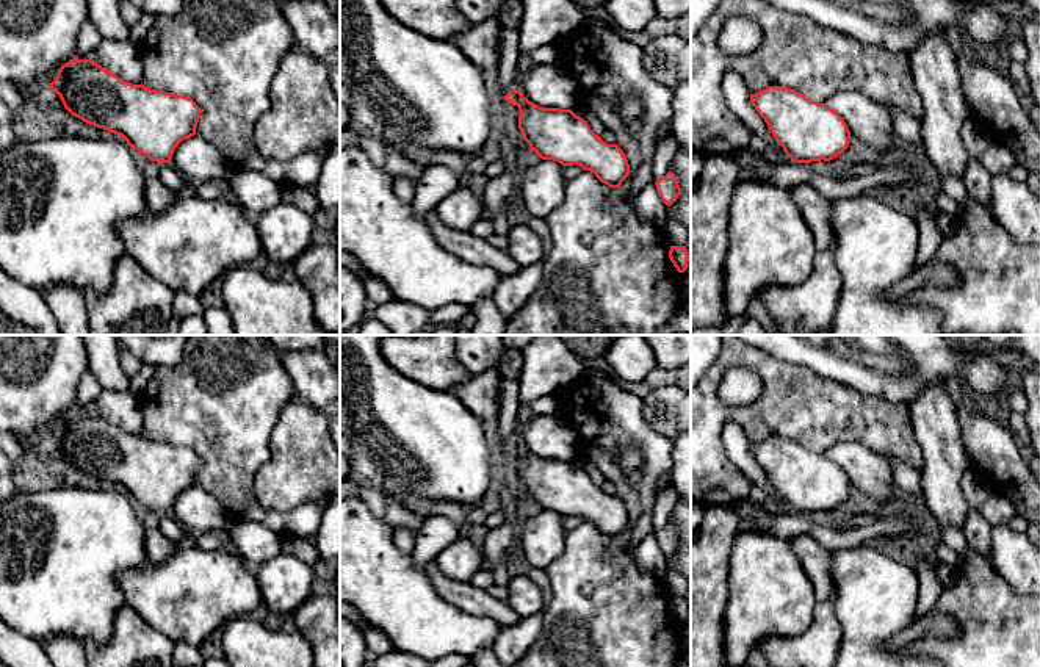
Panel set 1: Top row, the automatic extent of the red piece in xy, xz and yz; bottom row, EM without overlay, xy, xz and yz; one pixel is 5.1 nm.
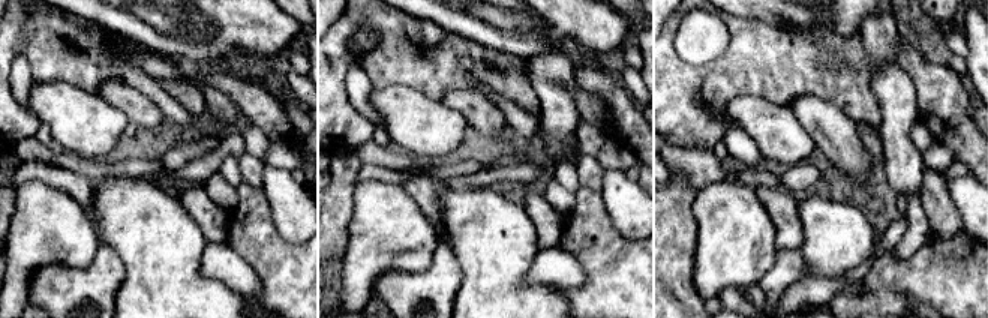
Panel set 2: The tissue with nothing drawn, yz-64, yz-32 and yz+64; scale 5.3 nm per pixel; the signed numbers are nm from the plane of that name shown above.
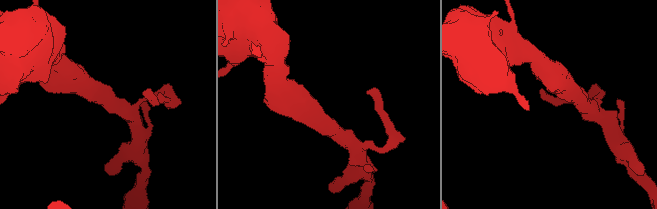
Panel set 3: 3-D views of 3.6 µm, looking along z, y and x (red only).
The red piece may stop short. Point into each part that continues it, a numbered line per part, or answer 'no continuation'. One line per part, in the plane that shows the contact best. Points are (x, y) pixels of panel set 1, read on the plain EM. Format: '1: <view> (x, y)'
no continuation

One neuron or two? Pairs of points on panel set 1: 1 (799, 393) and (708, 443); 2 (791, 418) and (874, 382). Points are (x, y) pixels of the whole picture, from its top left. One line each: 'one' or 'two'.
1: one
2: two

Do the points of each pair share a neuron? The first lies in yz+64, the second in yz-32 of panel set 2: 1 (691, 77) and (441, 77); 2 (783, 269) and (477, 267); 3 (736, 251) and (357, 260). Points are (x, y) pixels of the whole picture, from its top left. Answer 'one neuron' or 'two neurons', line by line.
1: one neuron
2: two neurons
3: one neuron

